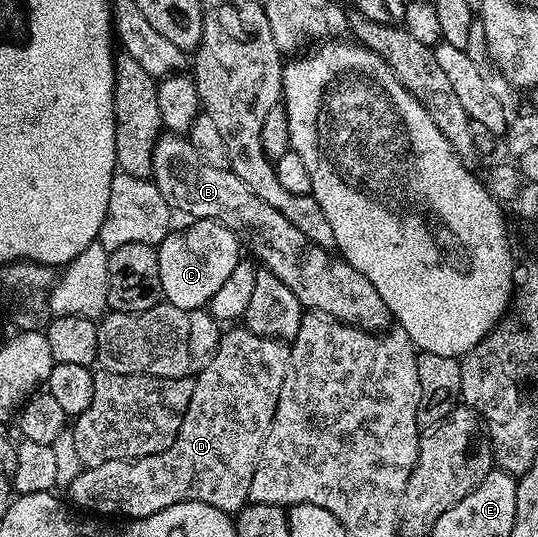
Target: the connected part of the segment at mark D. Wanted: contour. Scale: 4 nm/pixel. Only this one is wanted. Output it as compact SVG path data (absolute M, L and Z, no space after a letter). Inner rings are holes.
M243 325L232 327L235 327L232 331L224 330L220 334L213 351L215 356L204 365L200 375L194 376L193 397L189 401L189 409L185 409L185 417L173 445L149 457L110 459L105 461L105 465L83 467L79 475L65 487L66 498L80 512L91 513L87 511L95 510L103 515L124 515L124 520L130 521L161 513L161 509L169 509L169 505L178 503L208 503L222 511L237 513L248 502L253 469L281 397L281 385L289 369L291 349L282 339L255 335ZM251 359L268 359L271 364L267 367L267 375L258 371Z

